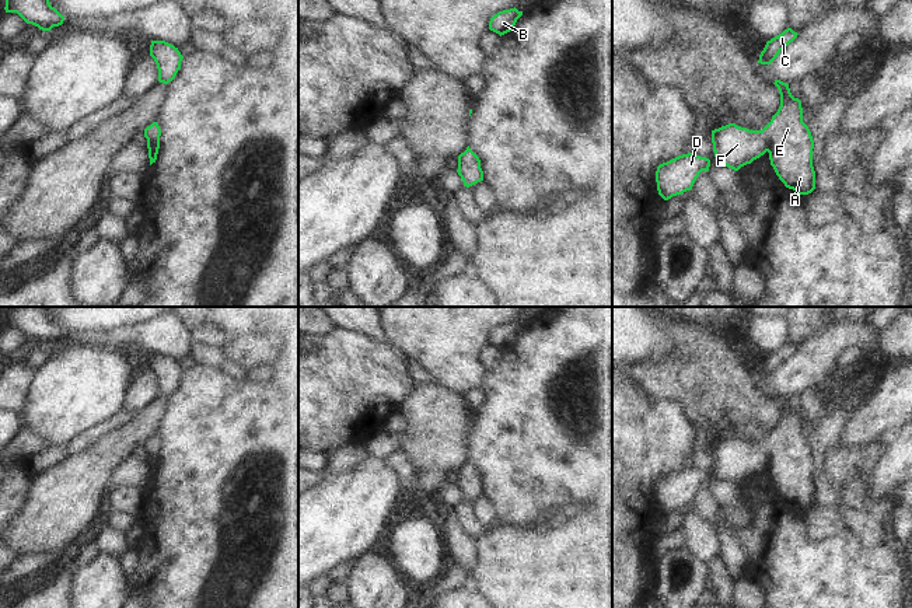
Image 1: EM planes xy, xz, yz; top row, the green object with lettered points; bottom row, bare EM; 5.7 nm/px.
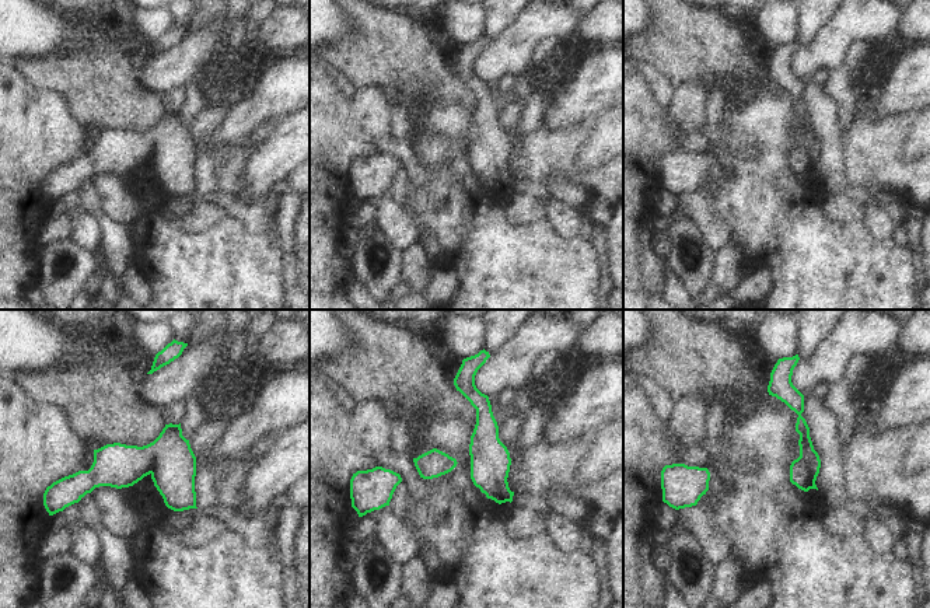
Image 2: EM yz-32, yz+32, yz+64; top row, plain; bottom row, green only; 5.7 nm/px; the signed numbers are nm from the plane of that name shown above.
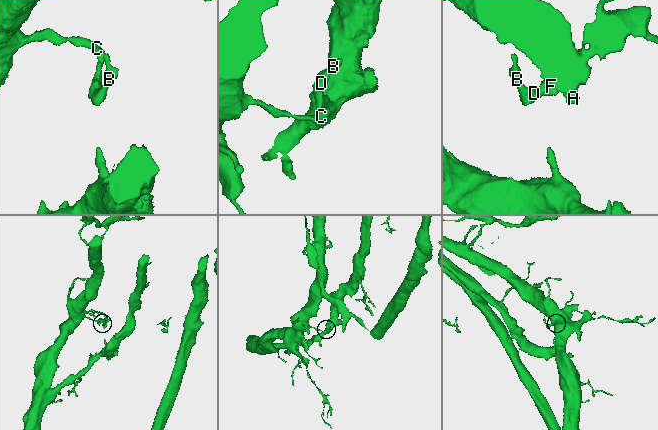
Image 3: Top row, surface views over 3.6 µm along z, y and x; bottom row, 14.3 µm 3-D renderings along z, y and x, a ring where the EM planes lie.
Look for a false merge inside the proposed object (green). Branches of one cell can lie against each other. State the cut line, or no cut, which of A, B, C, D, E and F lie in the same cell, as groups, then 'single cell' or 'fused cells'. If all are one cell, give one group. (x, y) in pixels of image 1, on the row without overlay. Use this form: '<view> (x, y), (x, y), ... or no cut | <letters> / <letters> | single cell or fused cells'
no cut | A B C D E F | single cell

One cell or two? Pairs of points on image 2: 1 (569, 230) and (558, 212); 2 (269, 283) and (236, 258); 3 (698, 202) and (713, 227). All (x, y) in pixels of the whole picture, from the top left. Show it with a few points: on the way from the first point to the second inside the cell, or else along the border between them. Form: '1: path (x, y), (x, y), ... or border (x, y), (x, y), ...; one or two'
1: path (567, 226), (560, 216); one
2: path (261, 283), (244, 266); one
3: path (698, 208), (708, 222); one

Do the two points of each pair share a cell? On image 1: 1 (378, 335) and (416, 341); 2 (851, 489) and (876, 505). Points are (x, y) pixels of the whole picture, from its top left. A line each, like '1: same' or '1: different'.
1: different
2: same

